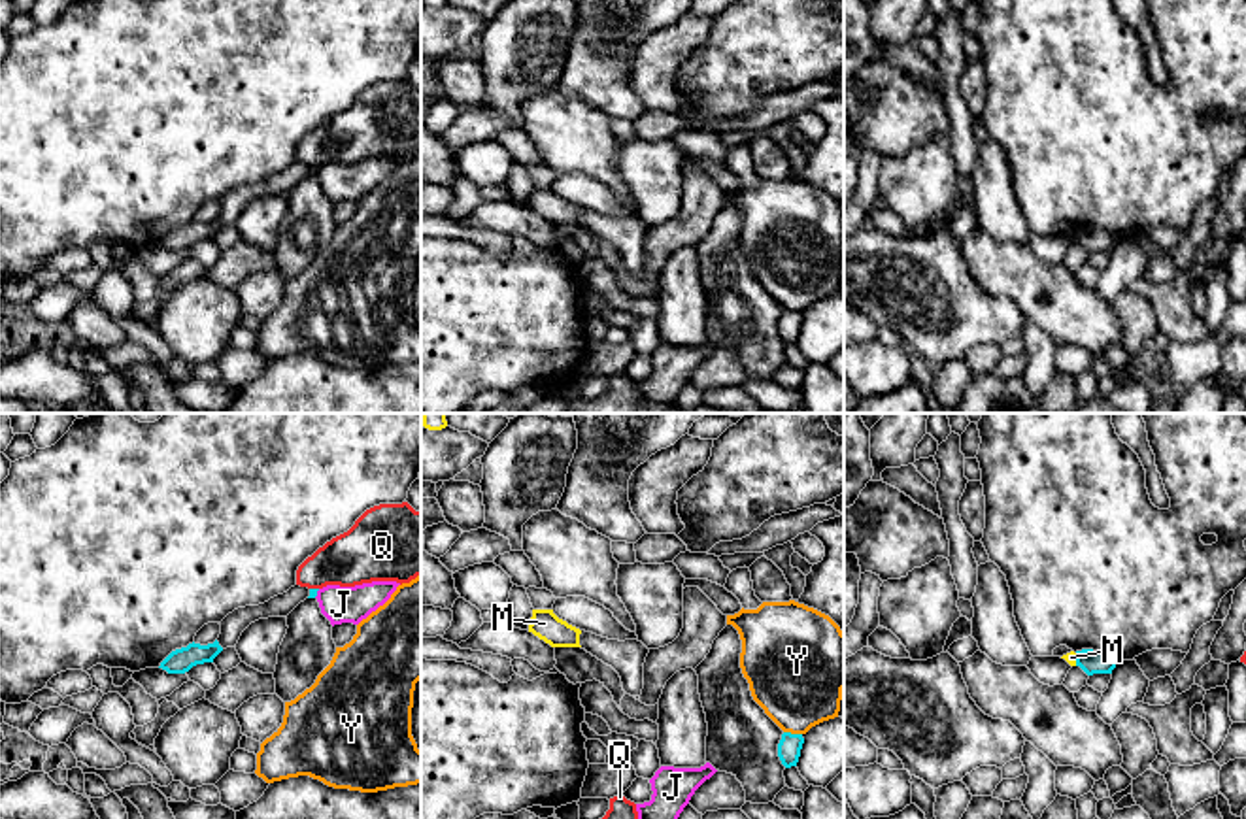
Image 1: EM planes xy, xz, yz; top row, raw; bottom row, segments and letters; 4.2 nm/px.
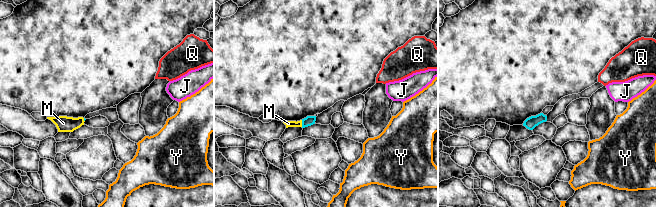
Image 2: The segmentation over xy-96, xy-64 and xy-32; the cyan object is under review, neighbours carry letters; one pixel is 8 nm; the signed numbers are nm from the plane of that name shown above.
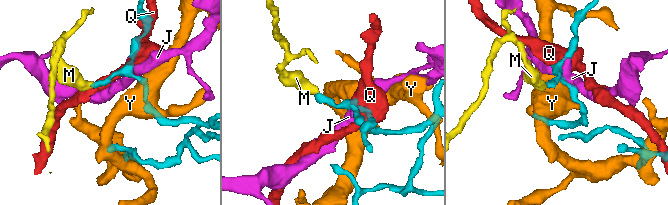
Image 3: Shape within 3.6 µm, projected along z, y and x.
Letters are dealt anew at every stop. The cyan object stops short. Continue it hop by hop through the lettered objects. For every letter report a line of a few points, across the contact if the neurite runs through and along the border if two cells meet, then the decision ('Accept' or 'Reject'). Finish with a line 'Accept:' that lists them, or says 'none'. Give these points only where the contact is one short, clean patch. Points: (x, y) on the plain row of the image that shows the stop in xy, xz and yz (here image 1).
J: Reject
M: Line: yz (1075, 231), (1077, 242). Reject
Q: Reject
Y: Reject
Accept: none

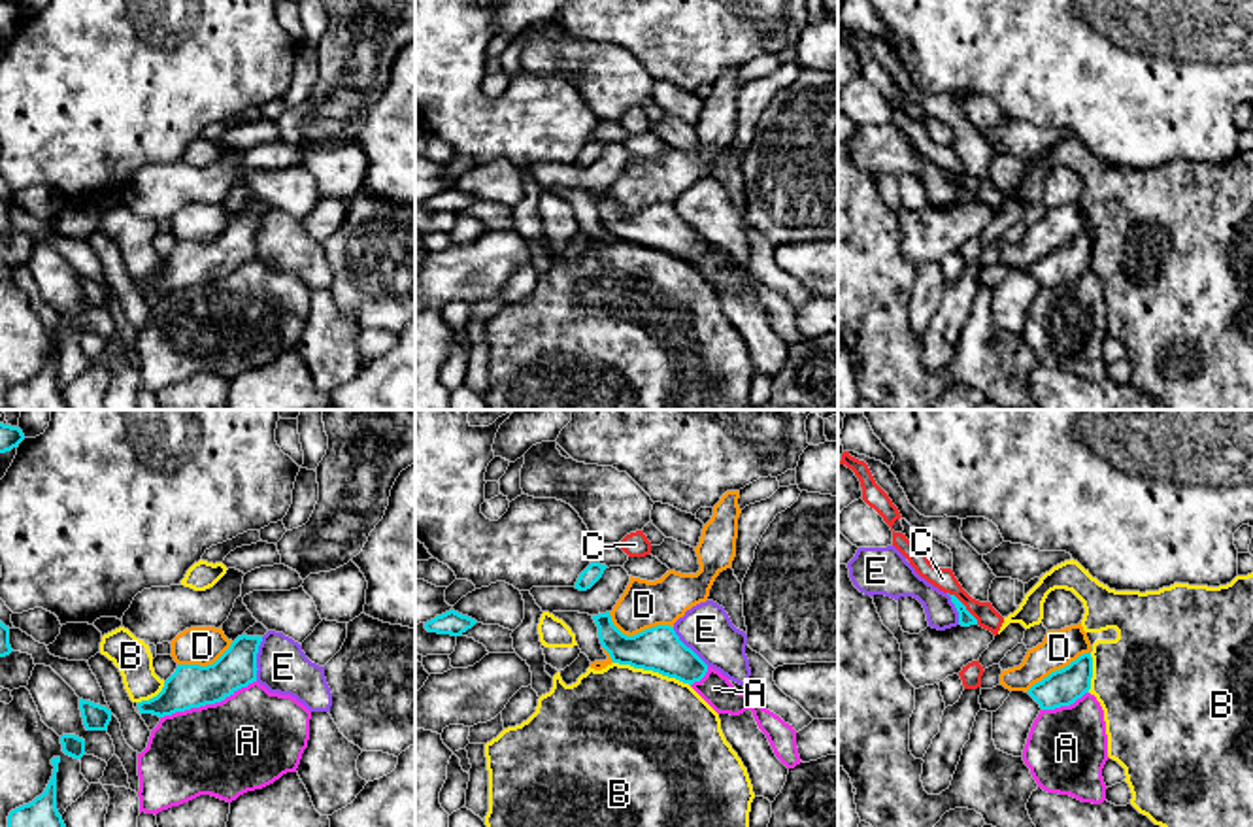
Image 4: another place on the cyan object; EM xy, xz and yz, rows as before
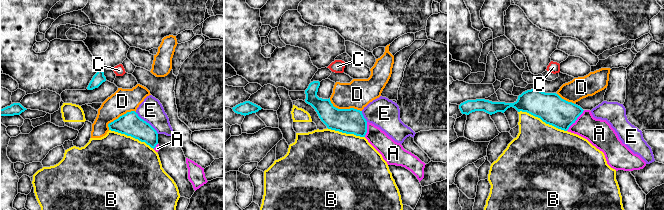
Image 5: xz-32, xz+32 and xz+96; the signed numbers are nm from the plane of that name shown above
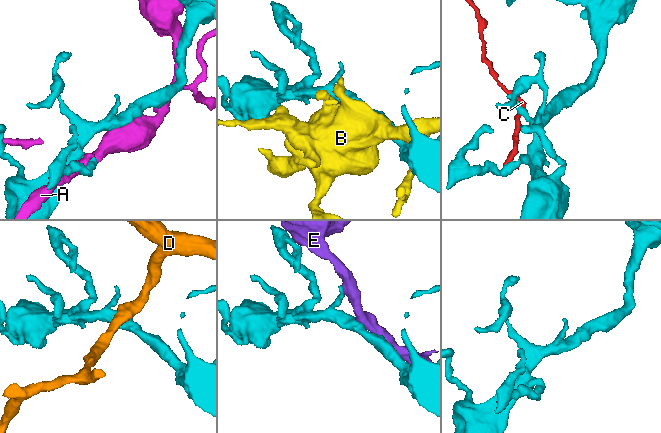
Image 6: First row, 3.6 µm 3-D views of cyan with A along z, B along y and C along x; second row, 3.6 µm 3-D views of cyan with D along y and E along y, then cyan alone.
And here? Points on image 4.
A: Reject
B: Reject
C: Reject
D: Accept
E: Reject
Accept: D

